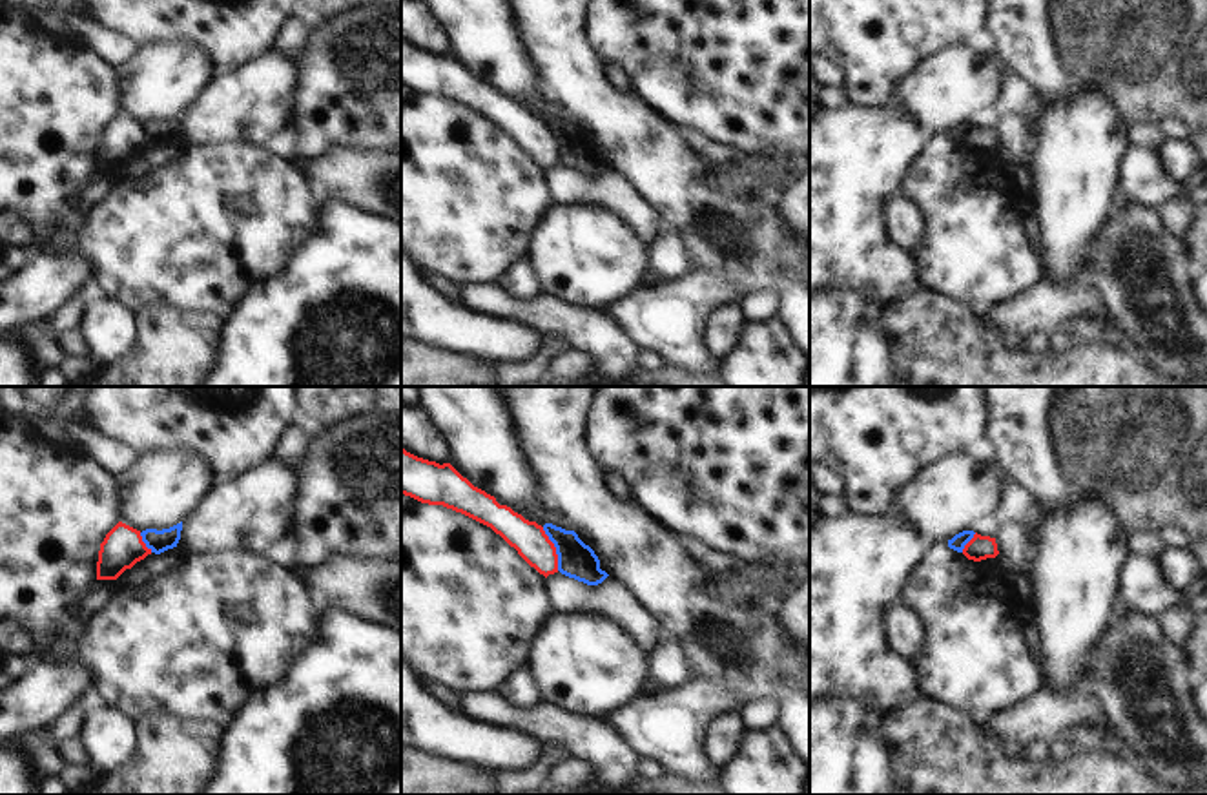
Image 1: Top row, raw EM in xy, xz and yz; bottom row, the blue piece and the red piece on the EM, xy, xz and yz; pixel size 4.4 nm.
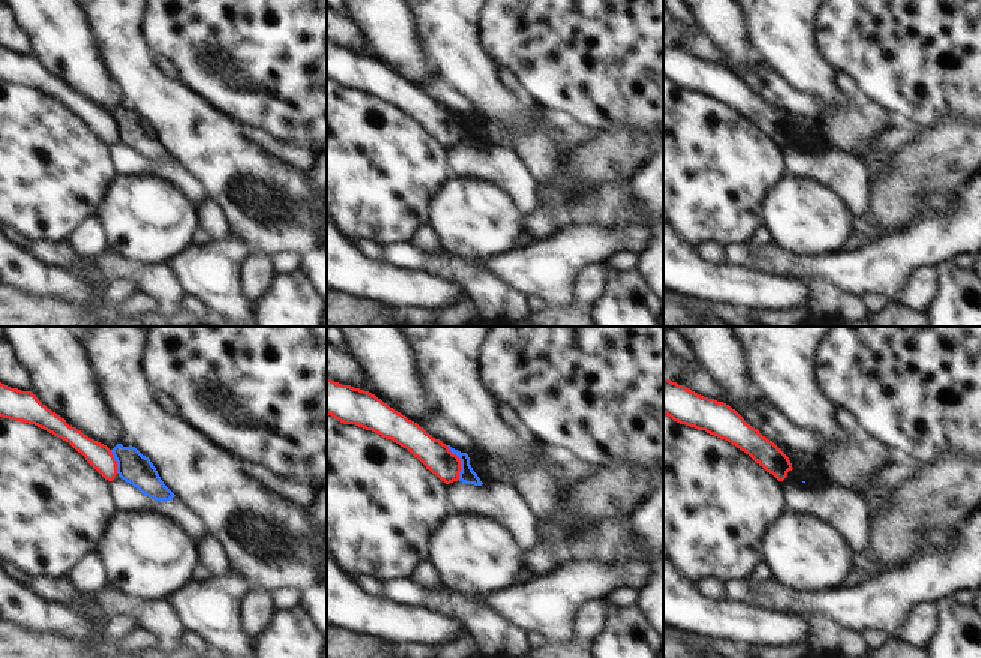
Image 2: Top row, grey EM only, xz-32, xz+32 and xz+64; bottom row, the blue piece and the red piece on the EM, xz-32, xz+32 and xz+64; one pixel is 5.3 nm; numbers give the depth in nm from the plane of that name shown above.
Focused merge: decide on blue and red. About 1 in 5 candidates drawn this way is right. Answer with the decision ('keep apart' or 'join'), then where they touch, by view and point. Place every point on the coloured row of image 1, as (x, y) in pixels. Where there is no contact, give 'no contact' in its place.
keep apart; contact xz (557, 549)

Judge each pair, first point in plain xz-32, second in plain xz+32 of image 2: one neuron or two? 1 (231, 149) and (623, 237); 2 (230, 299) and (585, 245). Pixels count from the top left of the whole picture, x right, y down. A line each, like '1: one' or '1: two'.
1: two
2: one

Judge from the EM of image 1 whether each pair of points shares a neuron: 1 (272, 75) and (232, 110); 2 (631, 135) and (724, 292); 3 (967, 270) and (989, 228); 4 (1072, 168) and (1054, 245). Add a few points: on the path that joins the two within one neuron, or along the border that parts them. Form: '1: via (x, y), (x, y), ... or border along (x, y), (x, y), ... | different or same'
1: via (263, 84), (241, 104) | same
2: border along (691, 263), (715, 272), (741, 298) | different
3: via (972, 259), (978, 239) | same
4: via (1072, 186), (1072, 208), (1065, 227) | same

